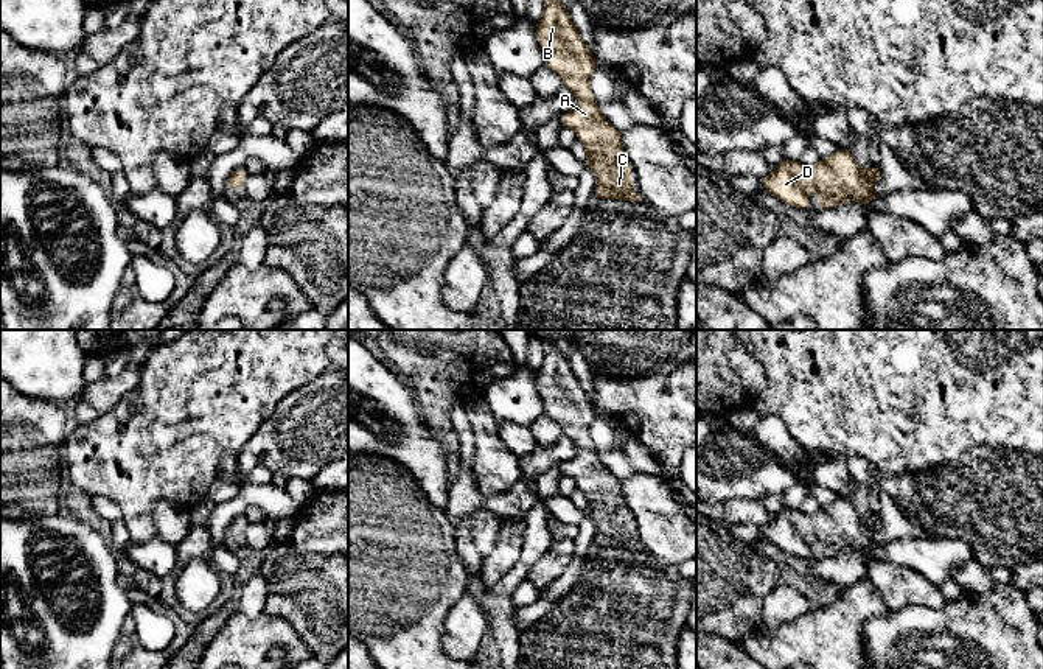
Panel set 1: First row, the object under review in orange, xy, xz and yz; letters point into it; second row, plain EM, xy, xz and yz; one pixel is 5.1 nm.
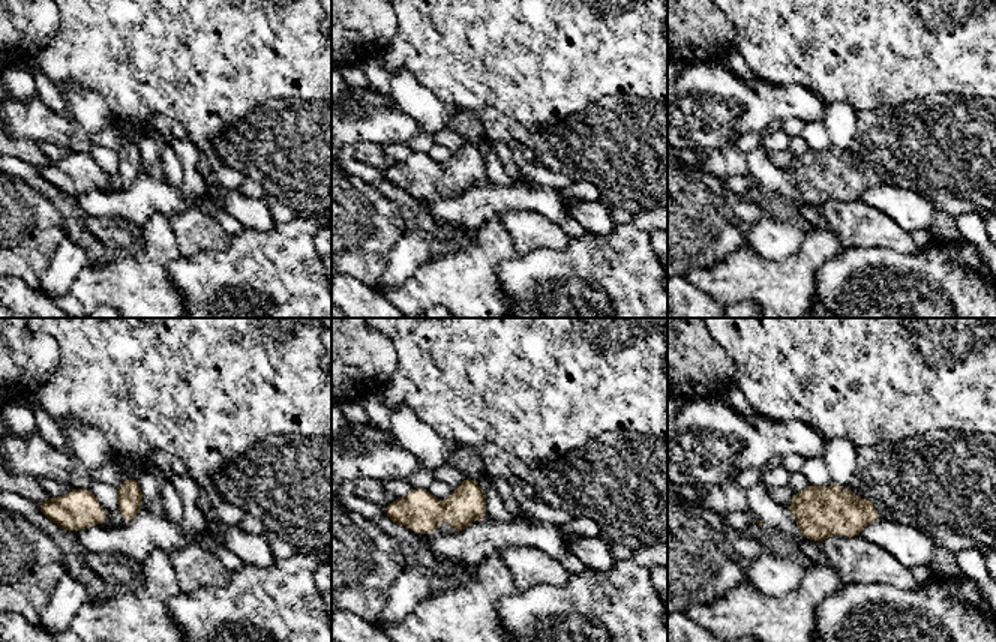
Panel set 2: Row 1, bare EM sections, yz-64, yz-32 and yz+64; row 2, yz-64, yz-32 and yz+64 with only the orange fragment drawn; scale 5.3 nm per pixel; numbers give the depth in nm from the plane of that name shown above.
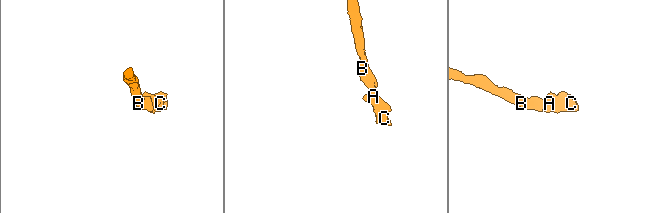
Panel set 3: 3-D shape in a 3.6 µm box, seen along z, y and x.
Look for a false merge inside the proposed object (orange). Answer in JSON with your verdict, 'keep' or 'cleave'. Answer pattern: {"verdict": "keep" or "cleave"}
{"verdict": "keep"}

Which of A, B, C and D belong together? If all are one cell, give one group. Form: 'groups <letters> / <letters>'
groups A B C D

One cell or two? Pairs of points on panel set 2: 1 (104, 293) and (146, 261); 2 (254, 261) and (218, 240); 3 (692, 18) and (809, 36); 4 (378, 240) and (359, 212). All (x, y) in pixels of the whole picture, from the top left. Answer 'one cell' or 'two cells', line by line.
1: one cell
2: two cells
3: two cells
4: one cell

